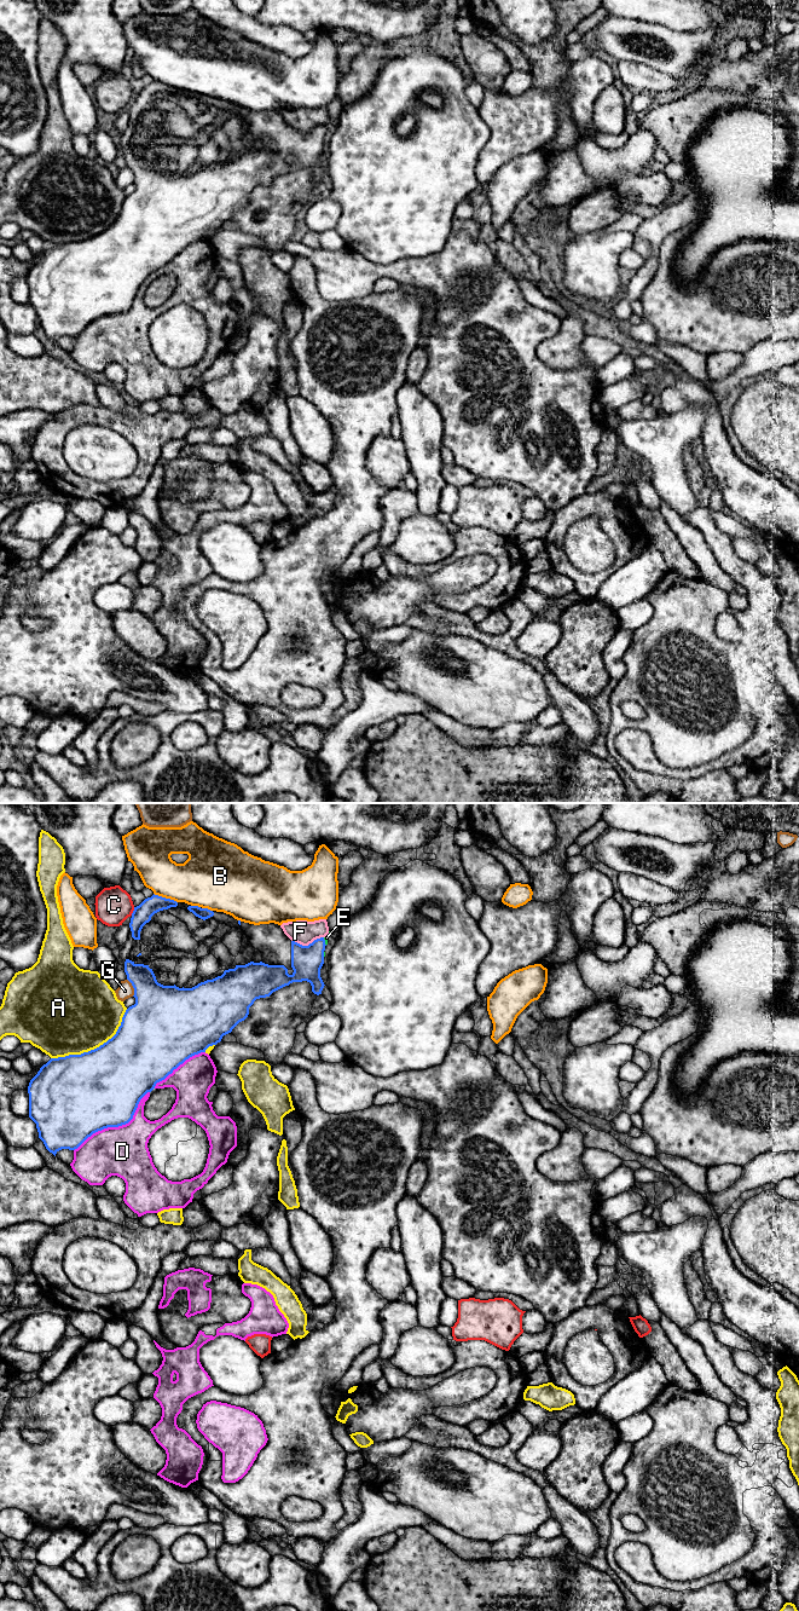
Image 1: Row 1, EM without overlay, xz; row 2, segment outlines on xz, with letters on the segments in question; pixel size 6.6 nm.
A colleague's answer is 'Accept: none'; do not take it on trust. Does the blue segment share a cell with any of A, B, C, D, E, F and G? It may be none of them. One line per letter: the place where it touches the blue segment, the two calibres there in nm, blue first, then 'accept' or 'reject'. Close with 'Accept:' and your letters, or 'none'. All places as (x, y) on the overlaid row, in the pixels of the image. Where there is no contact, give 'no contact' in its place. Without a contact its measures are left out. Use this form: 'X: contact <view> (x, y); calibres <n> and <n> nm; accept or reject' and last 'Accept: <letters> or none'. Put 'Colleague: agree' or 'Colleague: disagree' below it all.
A: contact xz (94, 1049); calibres 500 and 500 nm; reject
B: contact xz (164, 898); calibres 130 and 320 nm; reject
C: contact xz (133, 911); calibres 130 and 240 nm; reject
D: contact xz (116, 1126); calibres 480 and 320 nm; reject
E: contact xz (324, 941); calibres 200 and 30 nm; accept
F: contact xz (308, 945); calibres 200 and 160 nm; reject
G: contact xz (133, 987); calibres 360 and 110 nm; reject
Accept: E
Colleague: disagree

